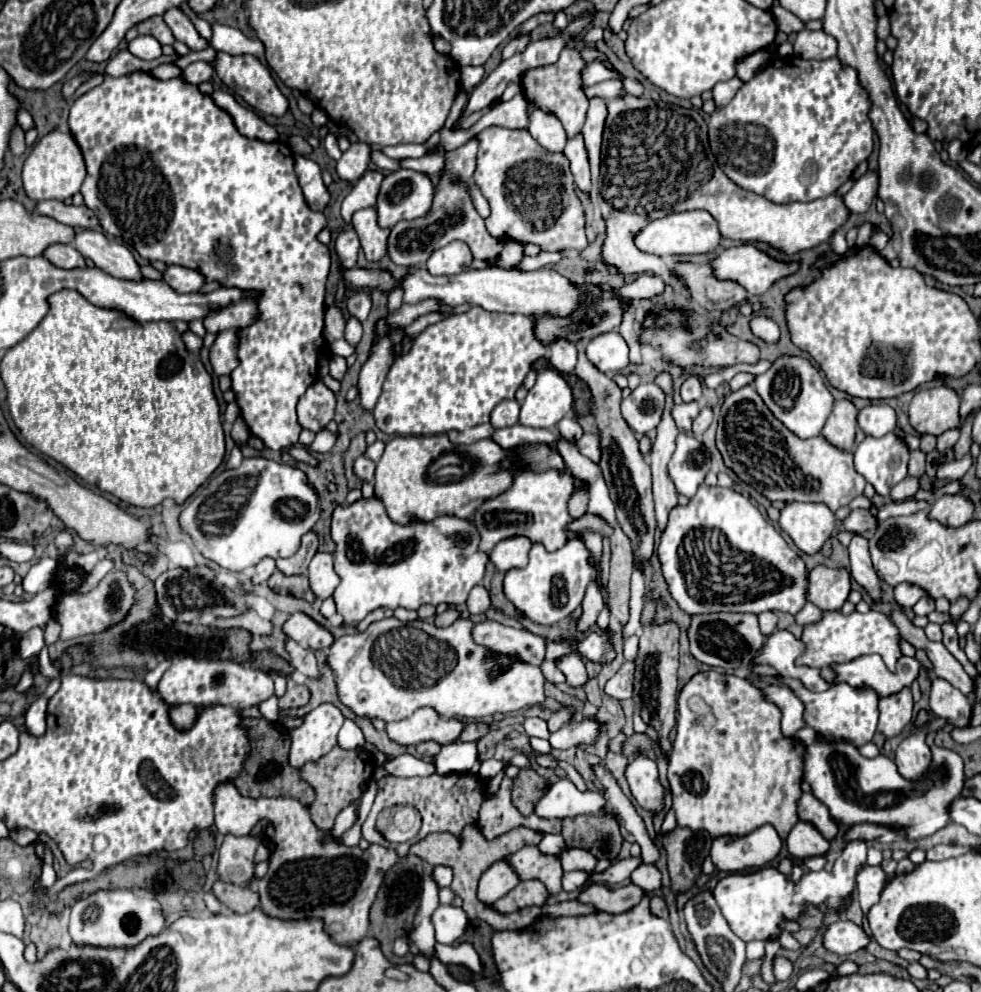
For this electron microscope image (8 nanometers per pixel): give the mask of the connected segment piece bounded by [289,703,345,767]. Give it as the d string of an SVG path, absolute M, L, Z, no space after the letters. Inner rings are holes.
M321 703L313 709L313 729L297 729L297 733L289 733L291 737L291 749L289 749L289 763L293 767L303 767L305 763L319 761L323 755L327 755L337 745L337 733L343 725L345 717L333 703Z

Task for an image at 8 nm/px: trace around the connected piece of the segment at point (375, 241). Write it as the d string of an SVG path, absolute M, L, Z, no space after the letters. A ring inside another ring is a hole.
M373 207L359 209L353 215L353 227L361 239L363 253L369 263L377 263L387 255L387 239L389 239L389 229L381 229L377 225L377 215Z

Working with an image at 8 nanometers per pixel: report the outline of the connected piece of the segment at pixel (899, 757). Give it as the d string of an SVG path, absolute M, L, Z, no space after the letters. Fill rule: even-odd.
M941 718L936 720L925 730L917 735L907 737L895 751L895 763L899 773L905 779L919 779L919 775L923 775L923 771L927 771L927 767L931 765L931 749L925 743L925 735L931 731L940 730L948 725L947 721Z

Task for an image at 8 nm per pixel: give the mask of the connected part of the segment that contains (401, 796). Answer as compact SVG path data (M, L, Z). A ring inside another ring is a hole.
M433 773L429 777L409 777L409 779L395 779L395 777L387 777L381 779L377 783L377 797L375 803L363 823L363 837L369 843L379 843L385 847L393 847L399 857L407 857L409 847L419 843L421 839L425 839L429 833L435 831L449 831L453 833L457 839L461 839L461 833L467 825L475 825L479 819L479 807L485 799L485 787L483 781L479 779L479 775L475 773L451 773L451 775L439 775ZM389 805L413 805L421 811L423 815L423 827L419 831L419 835L411 841L411 843L391 843L383 837L383 833L377 829L377 815L389 807Z

